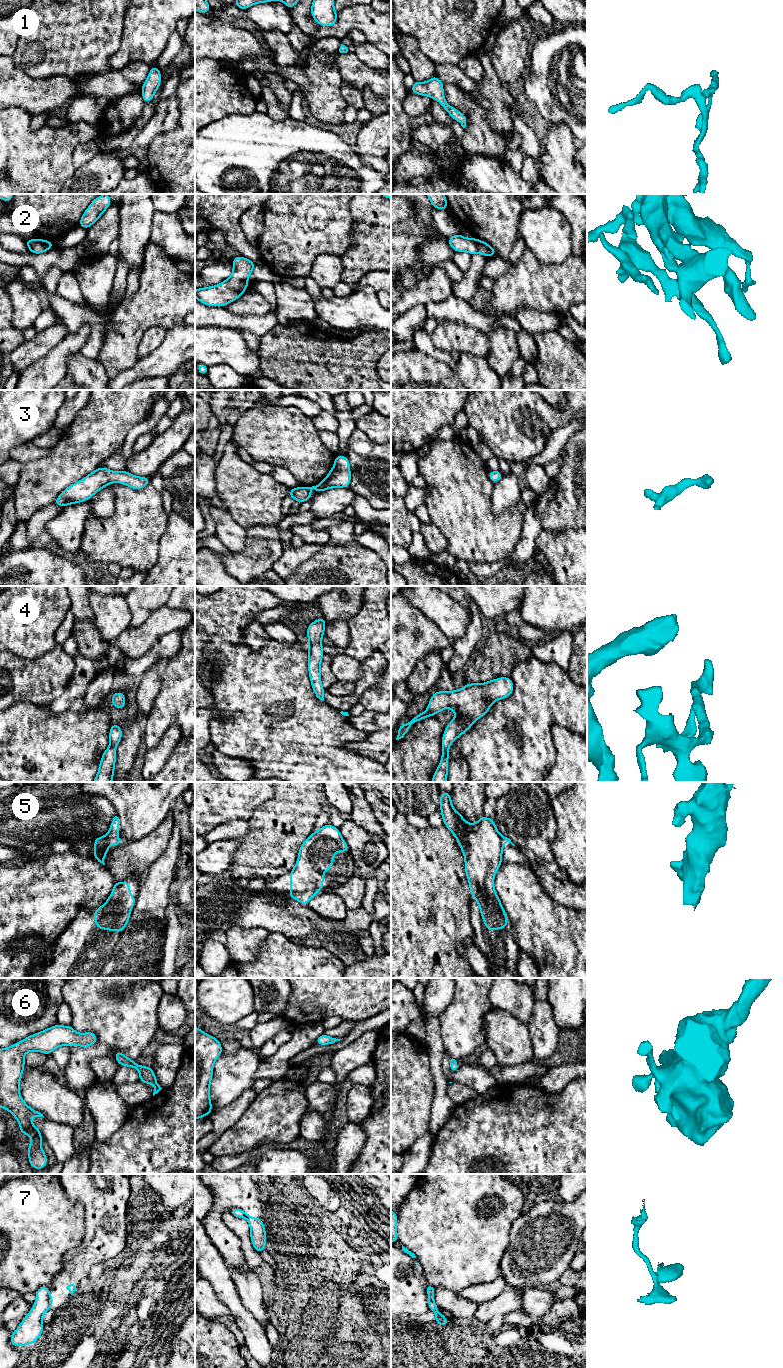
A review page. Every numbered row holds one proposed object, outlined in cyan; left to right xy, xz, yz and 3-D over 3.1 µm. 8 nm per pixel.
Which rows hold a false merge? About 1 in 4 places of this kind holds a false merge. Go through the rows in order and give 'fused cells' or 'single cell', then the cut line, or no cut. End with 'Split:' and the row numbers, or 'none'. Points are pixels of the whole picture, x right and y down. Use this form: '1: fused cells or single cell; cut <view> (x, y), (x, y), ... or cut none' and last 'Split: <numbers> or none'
1: single cell; cut none
2: single cell; cut none
3: single cell; cut none
4: single cell; cut none
5: fused cells; cut xz (315, 891), (290, 892)
6: single cell; cut none
7: fused cells; cut xz (243, 1212), (244, 1217)
Split: 5, 7

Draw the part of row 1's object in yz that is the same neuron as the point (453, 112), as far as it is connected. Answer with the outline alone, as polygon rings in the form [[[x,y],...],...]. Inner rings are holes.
[[[434,75],[427,82],[414,82],[412,88],[409,90],[414,94],[428,96],[437,100],[440,105],[448,112],[448,114],[456,121],[458,121],[463,128],[466,127],[466,117],[456,108],[450,106],[444,97],[443,92],[444,83]]]

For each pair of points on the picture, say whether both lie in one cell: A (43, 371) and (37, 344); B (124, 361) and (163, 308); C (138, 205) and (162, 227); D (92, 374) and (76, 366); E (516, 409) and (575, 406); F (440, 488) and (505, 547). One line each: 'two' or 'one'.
A: two
B: one
C: two
D: one
E: one
F: one

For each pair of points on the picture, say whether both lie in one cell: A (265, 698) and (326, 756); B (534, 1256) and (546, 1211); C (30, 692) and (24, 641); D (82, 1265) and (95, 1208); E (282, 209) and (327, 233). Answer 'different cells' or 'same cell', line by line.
A: same cell
B: same cell
C: different cells
D: same cell
E: same cell

